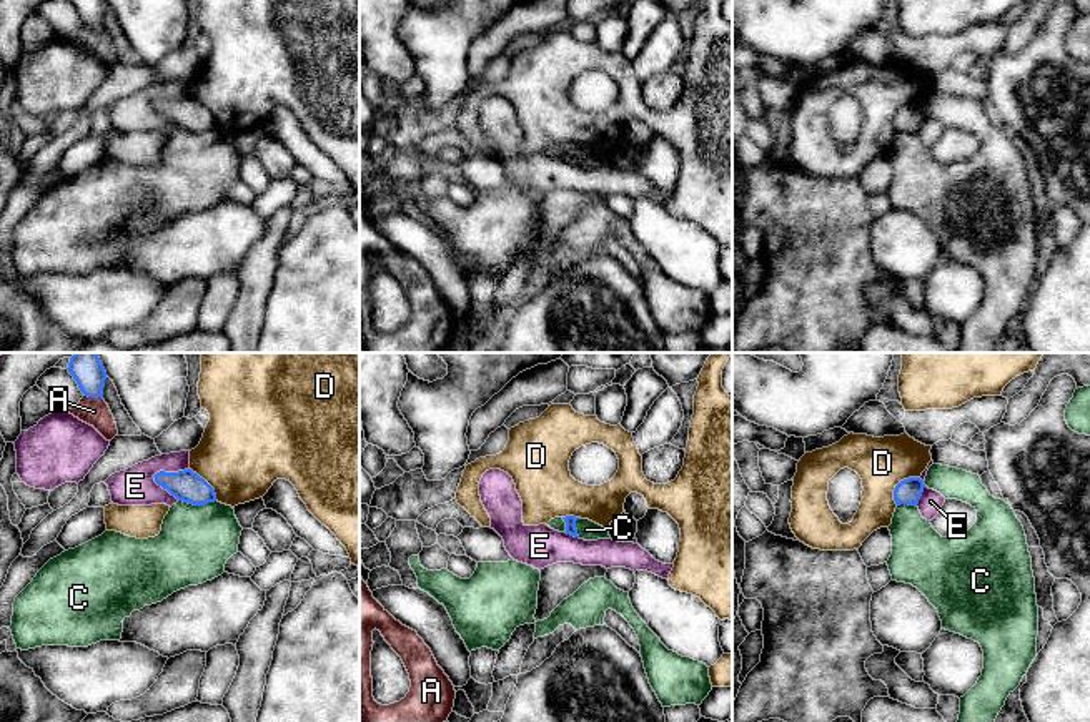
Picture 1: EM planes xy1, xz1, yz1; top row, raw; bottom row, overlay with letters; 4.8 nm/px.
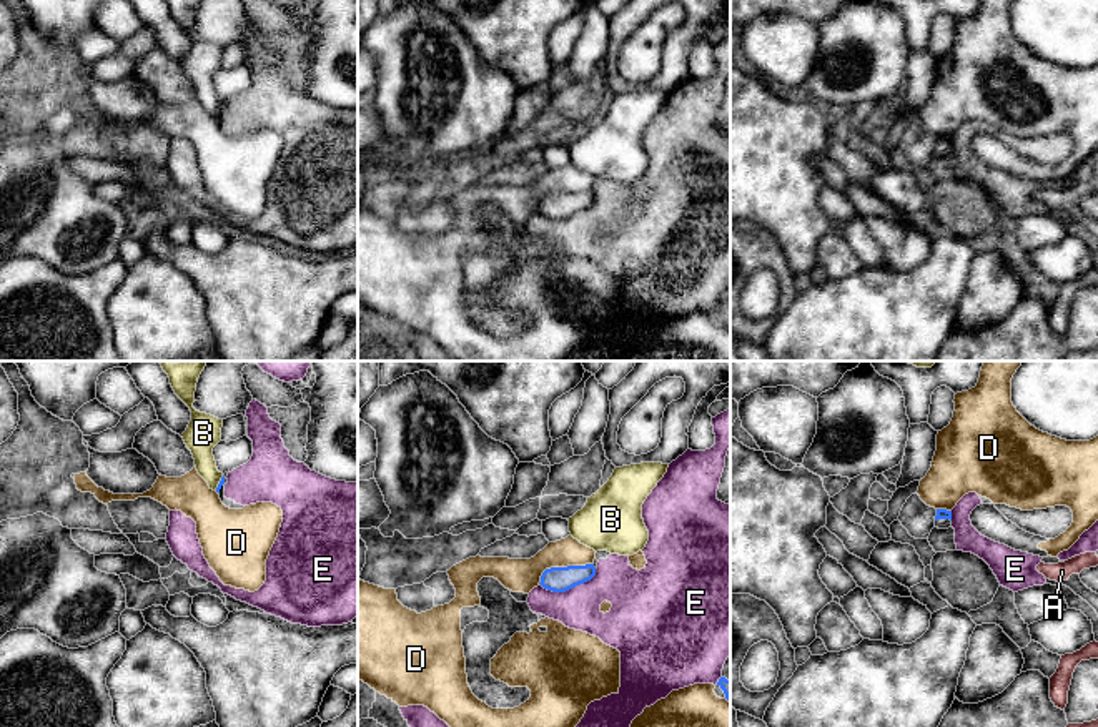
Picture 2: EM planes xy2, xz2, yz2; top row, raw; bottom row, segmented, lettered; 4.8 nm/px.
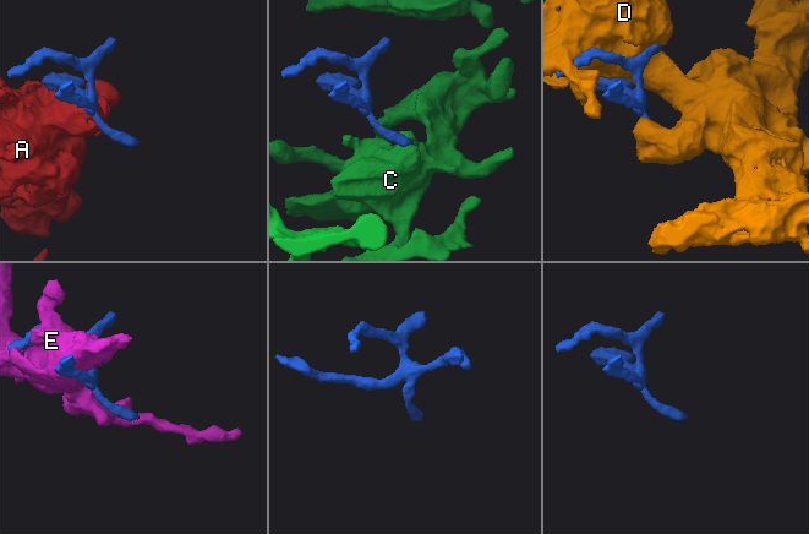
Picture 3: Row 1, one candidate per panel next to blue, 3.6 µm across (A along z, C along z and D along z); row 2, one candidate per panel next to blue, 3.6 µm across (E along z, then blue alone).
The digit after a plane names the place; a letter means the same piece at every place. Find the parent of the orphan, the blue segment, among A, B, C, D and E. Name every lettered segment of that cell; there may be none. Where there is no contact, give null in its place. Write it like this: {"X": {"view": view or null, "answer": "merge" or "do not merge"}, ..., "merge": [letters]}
{"A": {"view": "xy1", "answer": "do not merge"}, "B": {"view": "xy2", "answer": "do not merge"}, "C": {"view": "xy1", "answer": "do not merge"}, "D": {"view": "xz2", "answer": "do not merge"}, "E": {"view": "xy1", "answer": "do not merge"}, "merge": []}

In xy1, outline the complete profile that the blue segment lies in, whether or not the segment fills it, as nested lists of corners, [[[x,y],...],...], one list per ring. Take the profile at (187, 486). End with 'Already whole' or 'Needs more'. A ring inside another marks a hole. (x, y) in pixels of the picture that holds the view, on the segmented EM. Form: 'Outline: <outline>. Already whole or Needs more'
Outline: [[[191,469],[178,472],[160,471],[155,476],[155,482],[166,489],[178,501],[203,506],[216,501],[215,489]]]. Already whole

